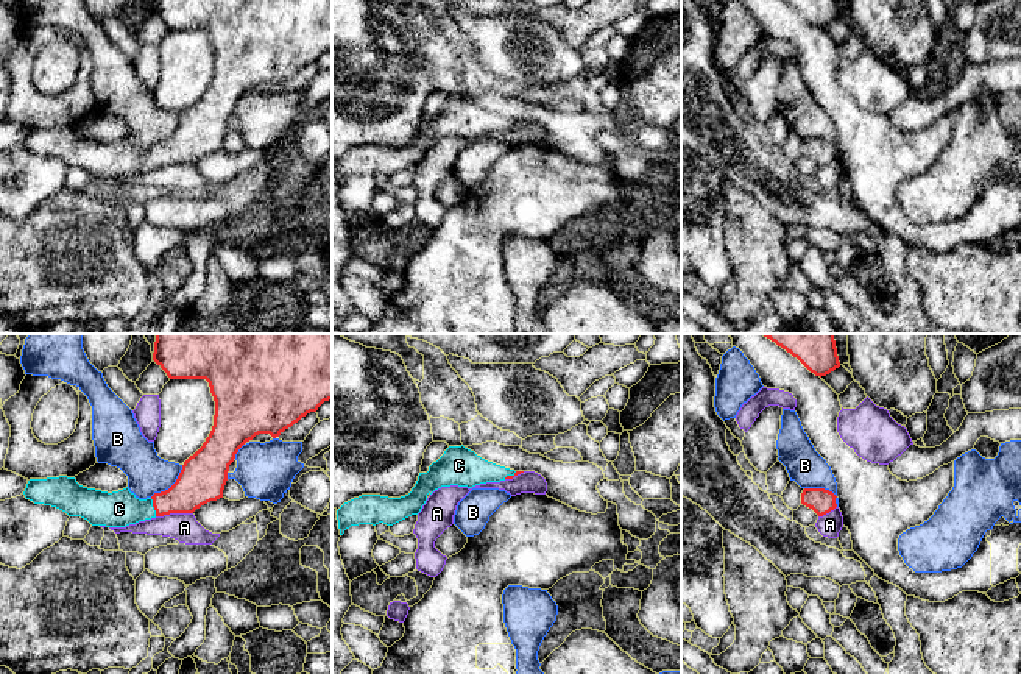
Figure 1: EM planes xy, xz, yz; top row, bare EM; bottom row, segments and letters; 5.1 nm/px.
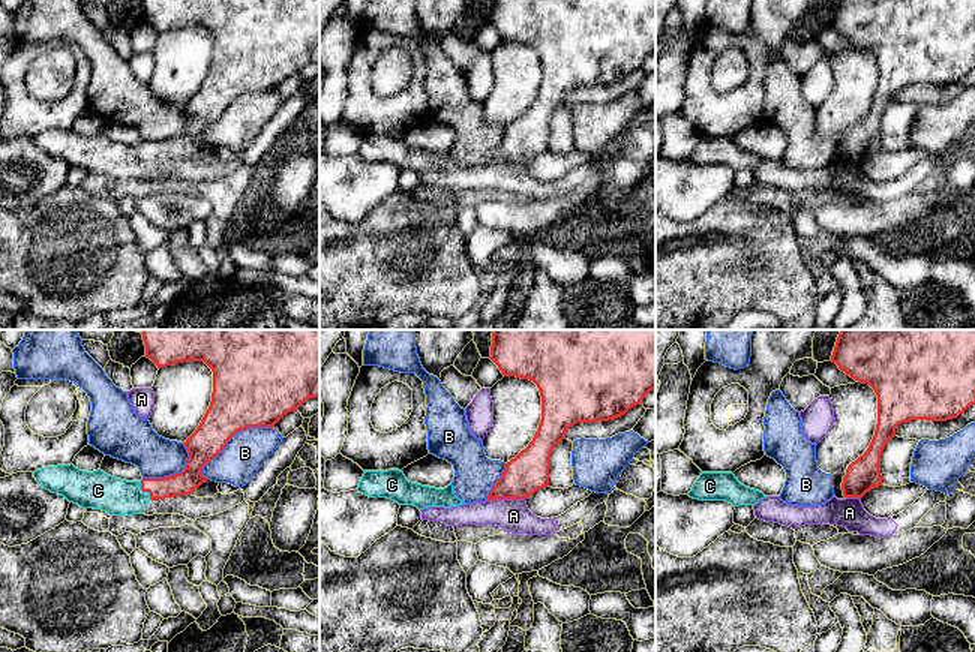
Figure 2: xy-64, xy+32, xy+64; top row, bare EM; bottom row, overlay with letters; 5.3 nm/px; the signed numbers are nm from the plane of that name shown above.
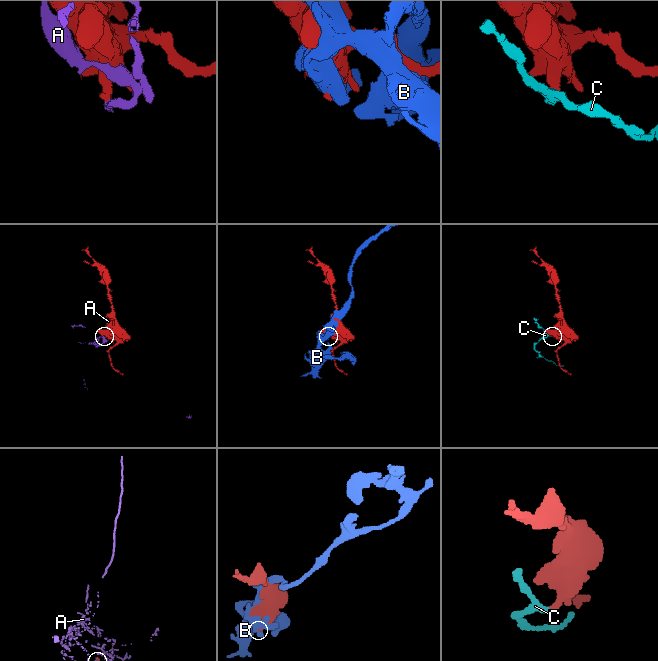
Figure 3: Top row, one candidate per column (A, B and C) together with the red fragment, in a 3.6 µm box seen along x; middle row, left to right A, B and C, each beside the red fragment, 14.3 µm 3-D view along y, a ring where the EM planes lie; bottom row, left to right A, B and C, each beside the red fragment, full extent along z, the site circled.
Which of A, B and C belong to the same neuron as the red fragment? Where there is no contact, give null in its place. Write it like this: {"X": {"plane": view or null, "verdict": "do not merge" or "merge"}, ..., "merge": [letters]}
{"A": {"plane": "xy", "verdict": "do not merge"}, "B": {"plane": "xy", "verdict": "do not merge"}, "C": {"plane": "xy", "verdict": "merge"}, "merge": ["C"]}

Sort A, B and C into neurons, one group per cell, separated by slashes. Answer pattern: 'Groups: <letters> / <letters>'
Groups: A / B / C

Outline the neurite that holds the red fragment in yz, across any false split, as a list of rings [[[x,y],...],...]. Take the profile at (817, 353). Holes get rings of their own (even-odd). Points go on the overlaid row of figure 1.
[[[762,334],[797,357],[815,376],[840,367],[834,334]]]

